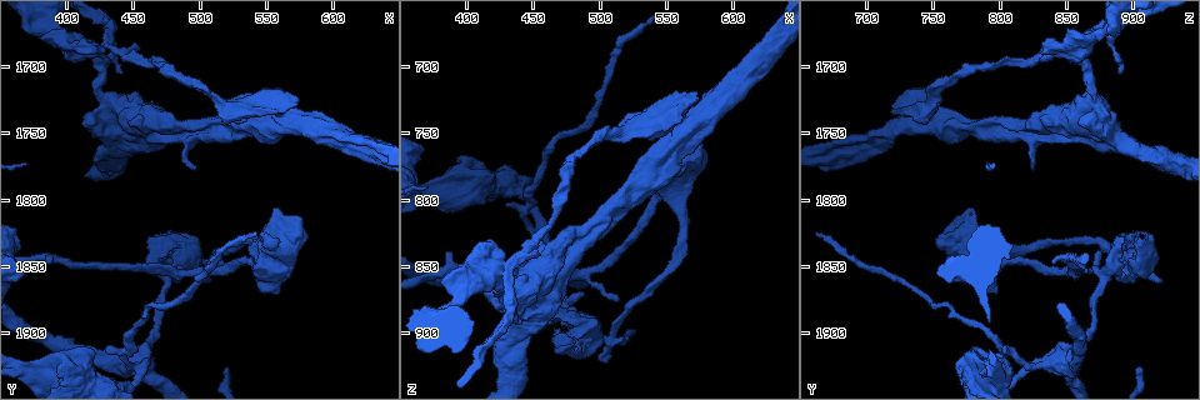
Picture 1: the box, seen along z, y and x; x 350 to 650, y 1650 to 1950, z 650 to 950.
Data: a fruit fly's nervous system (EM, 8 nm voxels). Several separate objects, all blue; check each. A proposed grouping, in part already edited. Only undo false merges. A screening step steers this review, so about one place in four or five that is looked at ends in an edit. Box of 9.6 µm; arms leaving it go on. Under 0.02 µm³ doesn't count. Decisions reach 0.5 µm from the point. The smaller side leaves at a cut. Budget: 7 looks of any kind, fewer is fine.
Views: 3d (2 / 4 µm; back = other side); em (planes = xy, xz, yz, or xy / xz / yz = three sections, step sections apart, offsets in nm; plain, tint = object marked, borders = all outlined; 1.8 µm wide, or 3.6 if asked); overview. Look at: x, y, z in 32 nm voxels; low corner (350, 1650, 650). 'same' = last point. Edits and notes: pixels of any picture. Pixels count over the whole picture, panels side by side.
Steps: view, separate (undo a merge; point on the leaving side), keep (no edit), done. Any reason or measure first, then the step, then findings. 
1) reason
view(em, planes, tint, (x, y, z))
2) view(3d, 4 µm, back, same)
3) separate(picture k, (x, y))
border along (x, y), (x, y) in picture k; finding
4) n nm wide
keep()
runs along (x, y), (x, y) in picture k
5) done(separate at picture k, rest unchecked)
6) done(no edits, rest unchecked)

view(em, xz, step 8, tint, (470, 1696, 806))

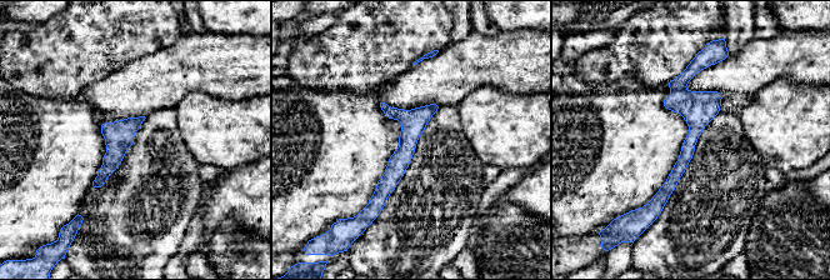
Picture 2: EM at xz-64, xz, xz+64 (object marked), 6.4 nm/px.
another direction
view(em, planes, tint, same)

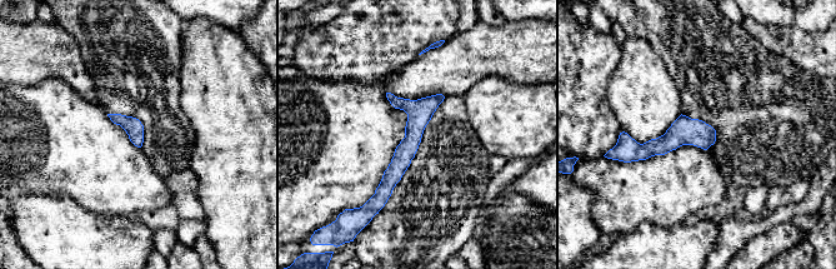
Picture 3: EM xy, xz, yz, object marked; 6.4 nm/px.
keep()
runs along (439, 96), (418, 118), (379, 194) in picture 3; all the same cell

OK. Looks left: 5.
sudden change in width
view(3d, 4 µm, (488, 1750, 832))

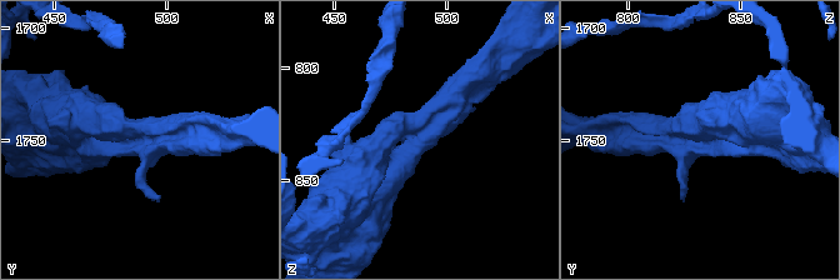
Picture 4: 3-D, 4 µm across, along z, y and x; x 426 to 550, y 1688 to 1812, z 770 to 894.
view(em, planes, plain, (490, 1751, 831))

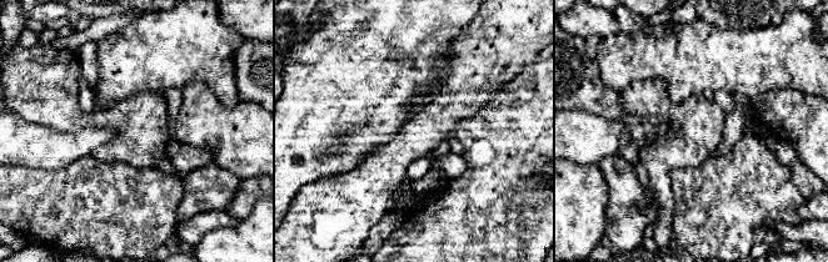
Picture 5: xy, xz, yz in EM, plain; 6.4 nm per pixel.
where the object lies
view(em, planes, tint, same)

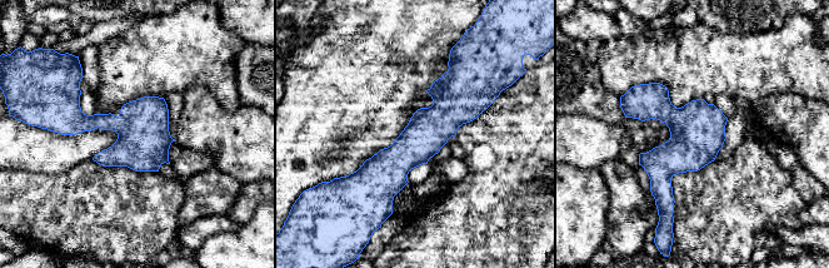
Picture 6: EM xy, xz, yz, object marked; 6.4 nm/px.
keep()
runs along (452, 72), (389, 207) in picture 6; all the same cell

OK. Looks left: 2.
closes a loop
view(em, yz, step 16, tint, (476, 1858, 880))

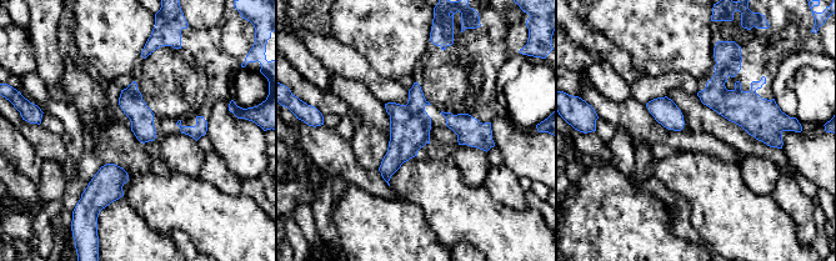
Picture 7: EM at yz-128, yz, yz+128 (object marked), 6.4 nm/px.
cut it another way
view(em, xy, step 16, tint, same)

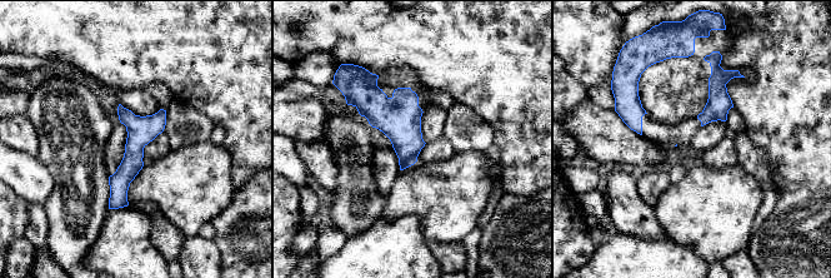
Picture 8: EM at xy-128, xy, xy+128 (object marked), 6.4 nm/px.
keep()
runs along (163, 113), (135, 142), (111, 205) in picture 8; one cell here

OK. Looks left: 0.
done(no edits, rest unchecked)

